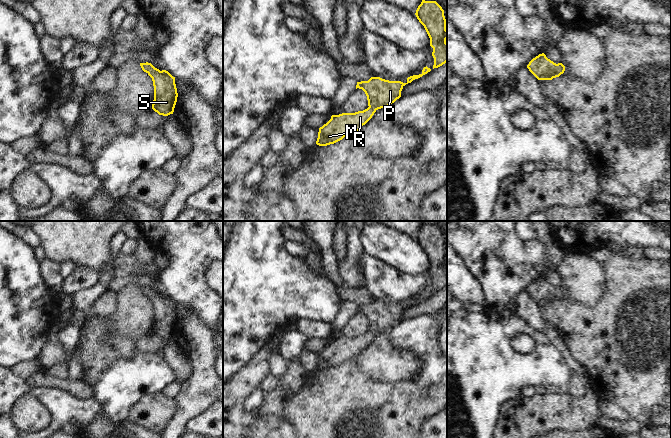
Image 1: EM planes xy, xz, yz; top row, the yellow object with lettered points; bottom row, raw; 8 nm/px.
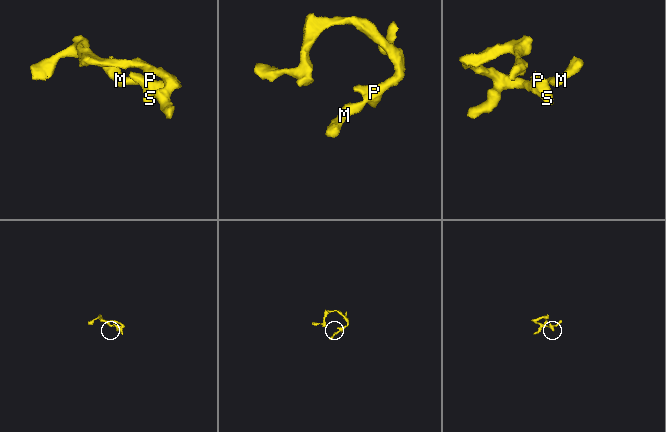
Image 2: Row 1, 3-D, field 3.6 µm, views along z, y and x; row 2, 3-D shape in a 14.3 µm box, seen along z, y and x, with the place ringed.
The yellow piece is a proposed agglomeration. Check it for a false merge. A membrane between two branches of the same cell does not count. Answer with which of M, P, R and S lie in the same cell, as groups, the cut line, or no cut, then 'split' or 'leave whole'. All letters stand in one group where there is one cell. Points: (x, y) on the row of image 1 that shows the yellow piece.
M P R S; no cut; leave whole

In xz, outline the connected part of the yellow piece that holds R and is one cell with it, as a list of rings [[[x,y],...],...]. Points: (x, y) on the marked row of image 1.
[[[426,66],[421,74],[408,77],[406,83],[389,81],[380,77],[371,77],[368,81],[357,82],[356,89],[359,88],[365,92],[369,107],[355,113],[332,115],[331,119],[319,128],[316,144],[327,146],[358,132],[378,109],[388,109],[392,103],[399,99],[401,91],[406,84],[430,71],[431,69]]]

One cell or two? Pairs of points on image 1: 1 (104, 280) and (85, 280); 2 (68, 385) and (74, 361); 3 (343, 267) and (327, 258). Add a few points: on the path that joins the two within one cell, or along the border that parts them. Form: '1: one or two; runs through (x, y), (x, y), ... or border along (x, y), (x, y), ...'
1: two; border along (98, 273), (98, 279), (91, 286), (76, 291)
2: two; border along (68, 377), (81, 379)
3: two; border along (337, 262), (337, 276), (343, 282)

